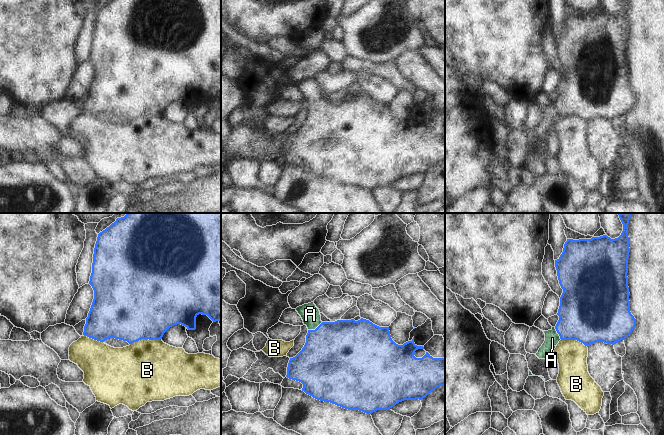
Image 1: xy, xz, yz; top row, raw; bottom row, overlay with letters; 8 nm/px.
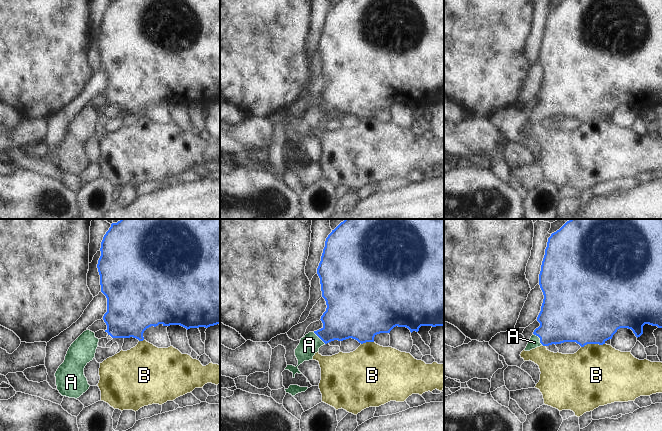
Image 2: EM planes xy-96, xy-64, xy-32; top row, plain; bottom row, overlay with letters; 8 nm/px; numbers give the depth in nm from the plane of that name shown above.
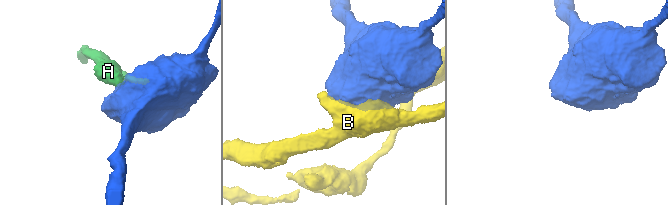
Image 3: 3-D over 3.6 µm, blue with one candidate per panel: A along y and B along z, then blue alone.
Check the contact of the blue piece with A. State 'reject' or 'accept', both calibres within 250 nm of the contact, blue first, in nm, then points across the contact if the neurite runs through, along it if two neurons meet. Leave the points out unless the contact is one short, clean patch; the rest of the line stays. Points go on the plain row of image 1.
accept | 500/160 nm | across xz (336, 128), (324, 116), (316, 104), (310, 90)

